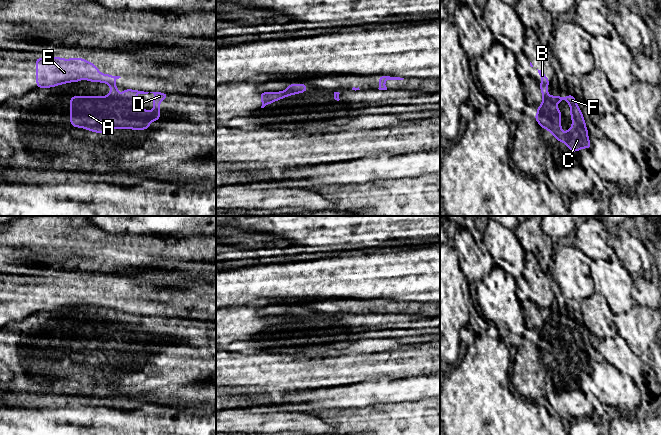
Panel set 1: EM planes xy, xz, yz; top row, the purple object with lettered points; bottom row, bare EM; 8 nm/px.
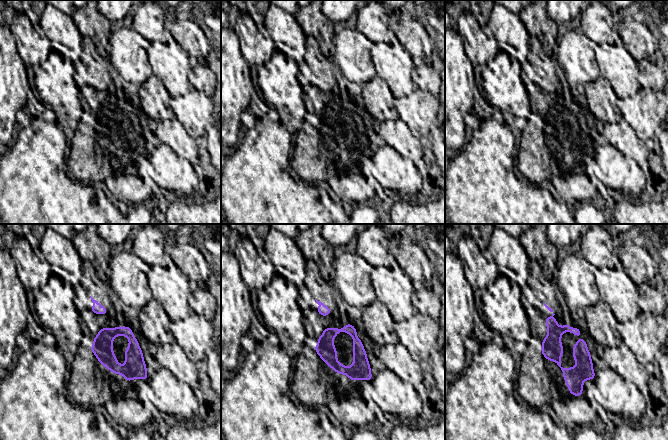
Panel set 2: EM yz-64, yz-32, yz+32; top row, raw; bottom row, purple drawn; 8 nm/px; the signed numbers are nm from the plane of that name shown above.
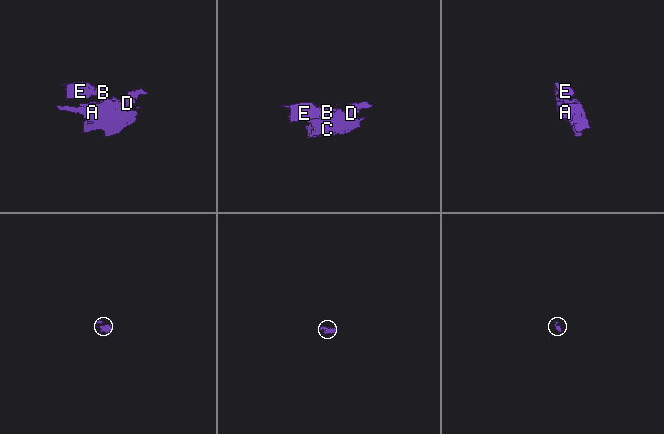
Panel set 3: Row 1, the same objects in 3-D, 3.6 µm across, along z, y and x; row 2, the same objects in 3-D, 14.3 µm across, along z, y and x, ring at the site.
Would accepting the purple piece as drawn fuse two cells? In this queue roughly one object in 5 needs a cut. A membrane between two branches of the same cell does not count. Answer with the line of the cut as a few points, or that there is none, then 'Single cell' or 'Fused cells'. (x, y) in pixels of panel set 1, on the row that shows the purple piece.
Split along yz (540, 83), (547, 84). Fused cells

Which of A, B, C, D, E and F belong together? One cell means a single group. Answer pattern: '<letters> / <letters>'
A C D F / B E

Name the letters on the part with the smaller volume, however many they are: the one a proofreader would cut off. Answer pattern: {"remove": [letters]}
{"remove": ["B", "E"]}

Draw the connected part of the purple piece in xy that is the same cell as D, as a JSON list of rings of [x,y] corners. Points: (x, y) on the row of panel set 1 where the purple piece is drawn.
[[[110,84],[109,96],[71,96],[70,97],[70,125],[90,130],[96,133],[107,133],[111,129],[145,130],[150,128],[150,121],[160,120],[160,101],[168,99],[169,94],[162,92],[150,92],[154,94],[154,111],[140,109],[136,104],[137,94],[149,92],[133,89],[124,89],[123,94],[118,94],[118,86]]]

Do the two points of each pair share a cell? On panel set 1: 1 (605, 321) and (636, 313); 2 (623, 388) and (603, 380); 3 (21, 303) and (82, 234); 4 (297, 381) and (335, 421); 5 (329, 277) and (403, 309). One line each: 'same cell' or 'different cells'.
1: different cells
2: same cell
3: different cells
4: different cells
5: different cells

